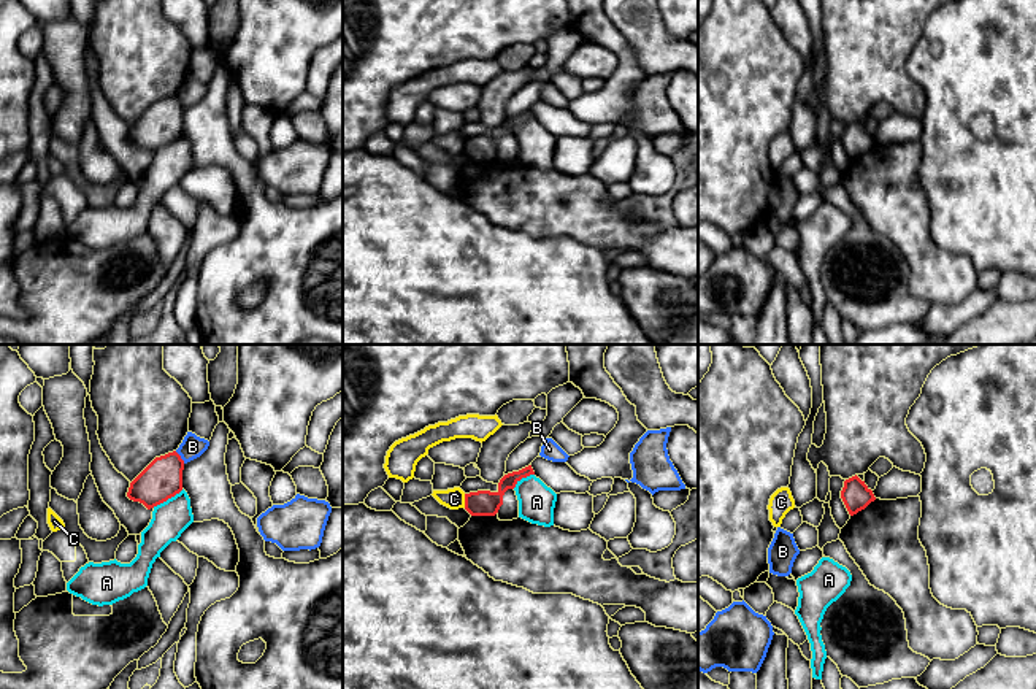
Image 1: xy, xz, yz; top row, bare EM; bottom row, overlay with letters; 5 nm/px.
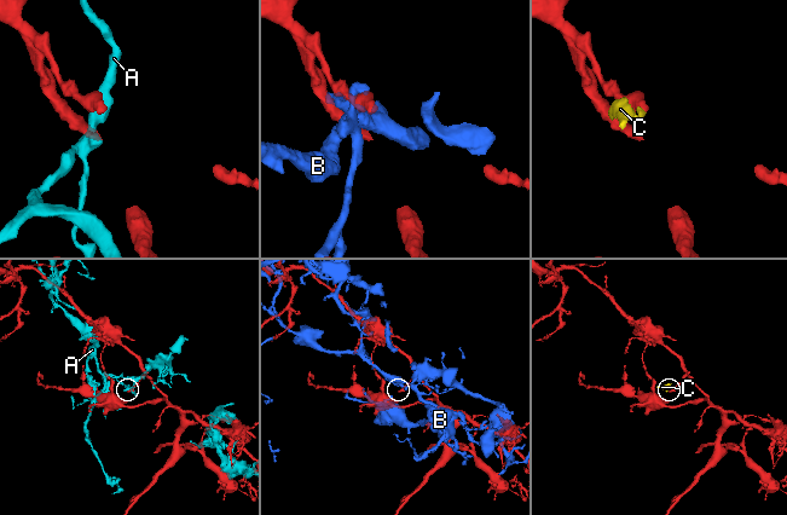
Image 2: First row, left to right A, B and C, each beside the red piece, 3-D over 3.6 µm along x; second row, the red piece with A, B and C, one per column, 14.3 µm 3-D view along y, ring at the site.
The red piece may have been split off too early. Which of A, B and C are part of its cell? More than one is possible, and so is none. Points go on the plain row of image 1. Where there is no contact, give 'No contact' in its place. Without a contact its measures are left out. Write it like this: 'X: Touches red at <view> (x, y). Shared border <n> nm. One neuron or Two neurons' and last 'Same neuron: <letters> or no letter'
A: Touches red at xy (167, 143). Shared border 180 nm. Two neurons
B: Touches red at xy (180, 102). Shared border 80 nm. Two neurons
C: Touches red at xz (465, 145). Shared border 70 nm. Two neurons
Same neuron: no letter

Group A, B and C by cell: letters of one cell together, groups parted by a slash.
A / B / C

